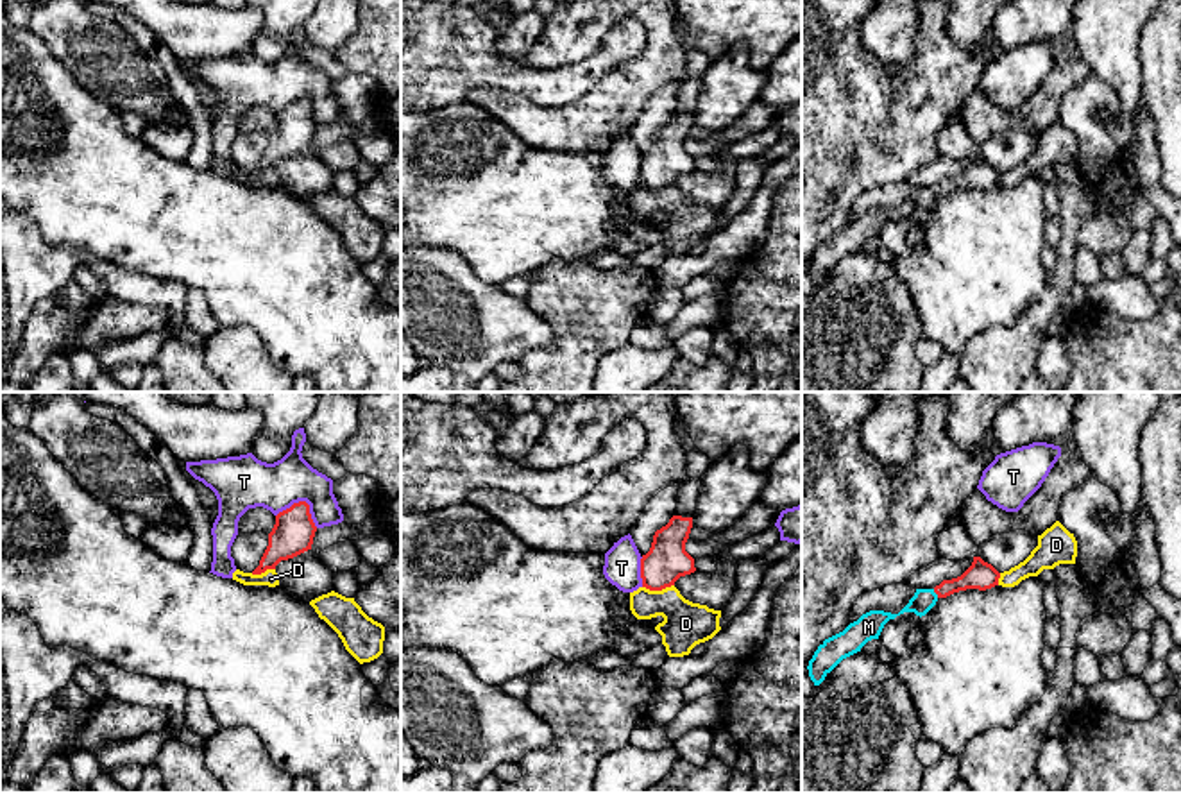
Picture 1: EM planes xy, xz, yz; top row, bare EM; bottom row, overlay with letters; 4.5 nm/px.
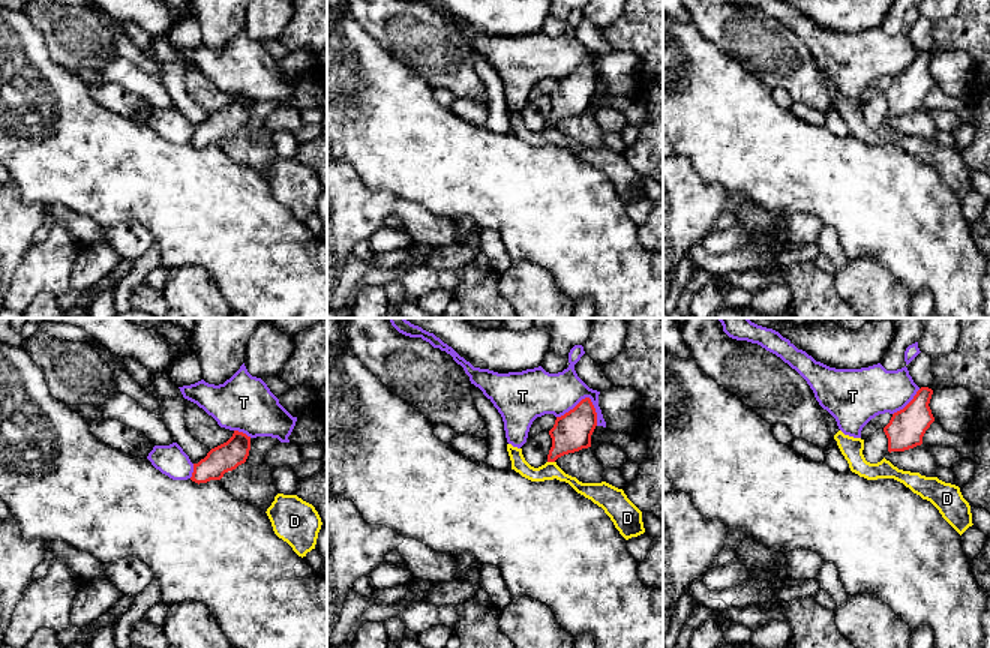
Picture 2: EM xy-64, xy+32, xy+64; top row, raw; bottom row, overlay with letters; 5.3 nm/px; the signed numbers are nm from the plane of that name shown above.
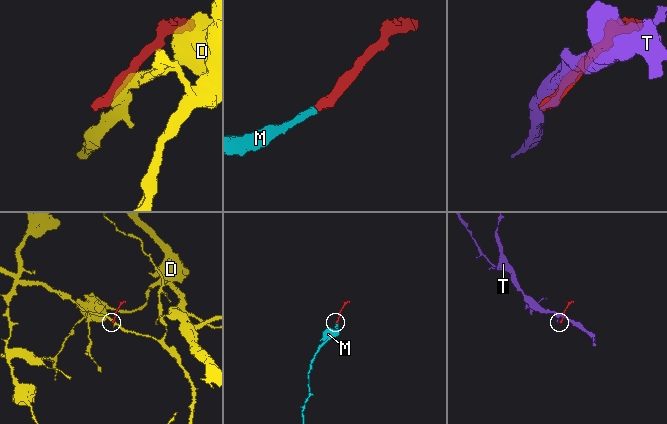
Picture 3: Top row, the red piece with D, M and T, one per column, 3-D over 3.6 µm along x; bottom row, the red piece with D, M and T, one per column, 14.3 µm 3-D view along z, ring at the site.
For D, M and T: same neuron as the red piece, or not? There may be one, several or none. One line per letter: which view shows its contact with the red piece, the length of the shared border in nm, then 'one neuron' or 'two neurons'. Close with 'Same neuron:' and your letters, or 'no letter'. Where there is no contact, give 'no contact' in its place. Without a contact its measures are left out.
D: contact in xz; length 140 nm; two neurons
M: contact in yz; length 50 nm; one neuron
T: contact in xy; length 200 nm; two neurons
Same neuron: M

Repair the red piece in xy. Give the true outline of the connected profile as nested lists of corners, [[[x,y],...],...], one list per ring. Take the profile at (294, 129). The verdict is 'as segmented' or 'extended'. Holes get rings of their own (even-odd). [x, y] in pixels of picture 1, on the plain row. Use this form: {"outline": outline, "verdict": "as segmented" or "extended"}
{"outline": [[[306,100],[293,102],[276,115],[276,124],[268,132],[268,145],[252,174],[276,168],[281,159],[293,158],[311,149],[317,125]]], "verdict": "as segmented"}

